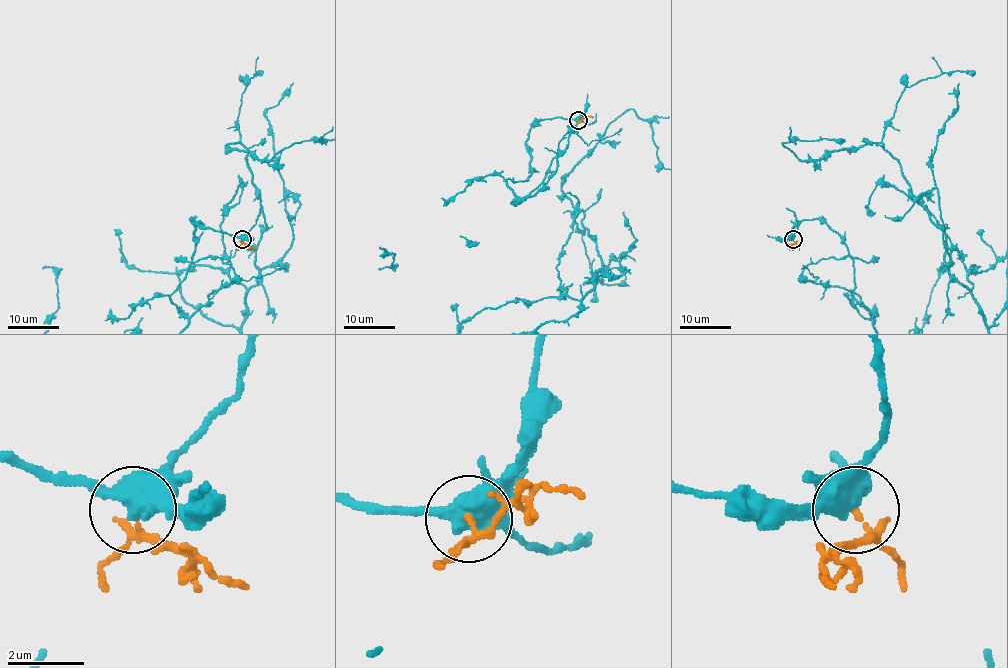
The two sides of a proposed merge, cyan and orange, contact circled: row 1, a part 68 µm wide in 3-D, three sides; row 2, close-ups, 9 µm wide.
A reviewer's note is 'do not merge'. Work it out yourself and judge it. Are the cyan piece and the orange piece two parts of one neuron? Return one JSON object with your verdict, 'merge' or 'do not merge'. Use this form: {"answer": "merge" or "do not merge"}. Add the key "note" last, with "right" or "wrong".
{"answer": "do not merge", "note": "right"}

